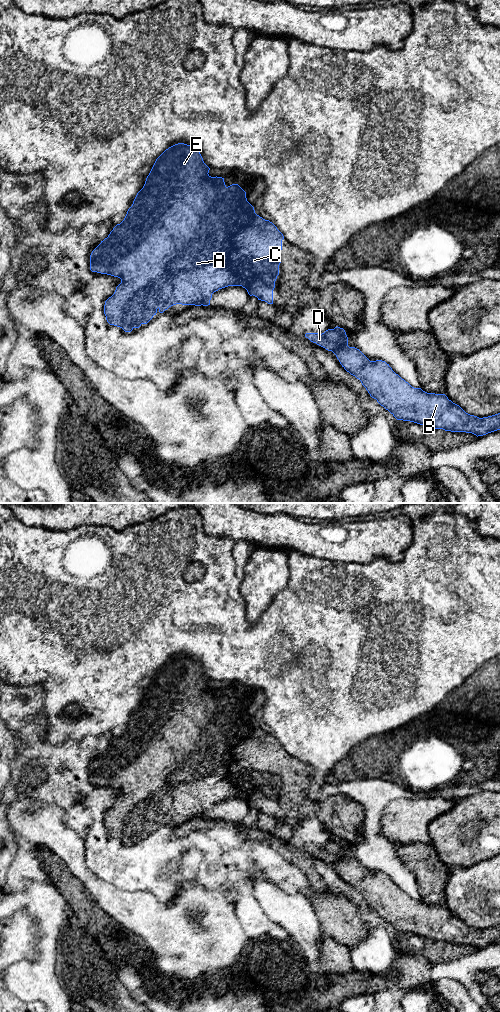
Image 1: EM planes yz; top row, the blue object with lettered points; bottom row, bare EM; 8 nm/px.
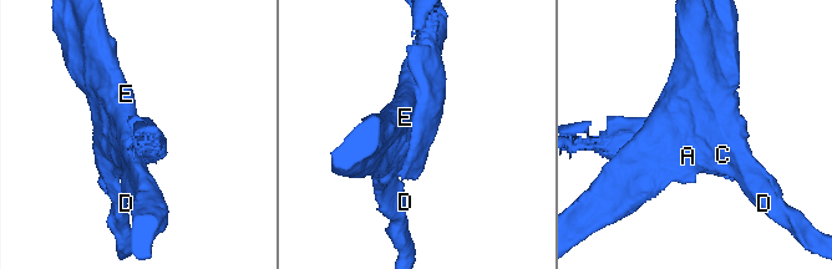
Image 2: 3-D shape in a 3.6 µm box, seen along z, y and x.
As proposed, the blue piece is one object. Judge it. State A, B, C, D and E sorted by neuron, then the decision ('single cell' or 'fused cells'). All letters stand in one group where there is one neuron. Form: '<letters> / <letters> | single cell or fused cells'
A B D E / C | fused cells

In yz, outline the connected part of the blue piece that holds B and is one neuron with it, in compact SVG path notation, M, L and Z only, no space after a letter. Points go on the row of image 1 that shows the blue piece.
M343 328L324 333L306 333L311 342L332 351L342 367L359 379L370 396L397 420L410 421L451 432L483 436L500 430L500 413L479 418L466 413L445 394L427 393L414 388L385 361L370 361L359 349L348 346Z

